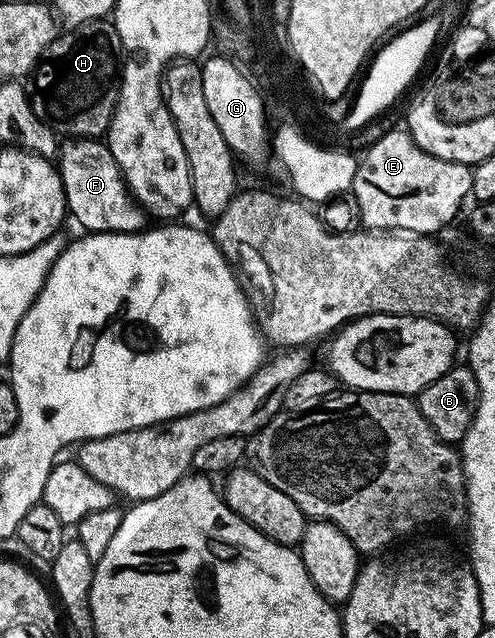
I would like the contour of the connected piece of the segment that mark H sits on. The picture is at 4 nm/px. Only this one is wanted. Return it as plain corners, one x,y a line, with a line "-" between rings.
110,20
90,21
73,30
60,32
55,40
49,43
49,47
45,47
29,77
29,96
37,119
44,121
59,135
102,138
111,125
119,102
122,56
121,35
117,35

